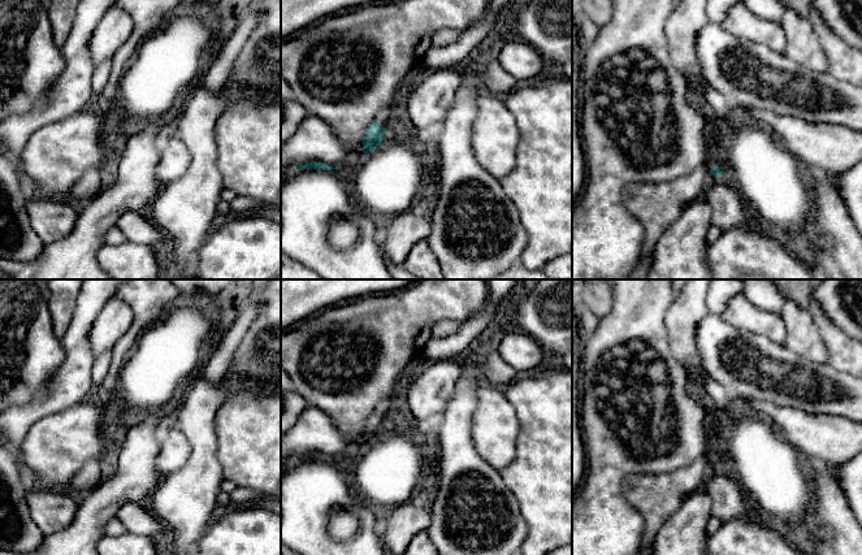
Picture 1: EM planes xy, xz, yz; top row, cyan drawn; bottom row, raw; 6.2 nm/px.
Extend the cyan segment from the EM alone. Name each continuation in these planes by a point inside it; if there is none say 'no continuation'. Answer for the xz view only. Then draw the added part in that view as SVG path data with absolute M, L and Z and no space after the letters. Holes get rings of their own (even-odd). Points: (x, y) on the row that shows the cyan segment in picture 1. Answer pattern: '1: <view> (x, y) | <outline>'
1: xz (384, 116) | M382 108L376 114L374 122L384 126L385 123L387 123L390 121L390 118L393 117L394 113L395 113L395 110L391 108Z

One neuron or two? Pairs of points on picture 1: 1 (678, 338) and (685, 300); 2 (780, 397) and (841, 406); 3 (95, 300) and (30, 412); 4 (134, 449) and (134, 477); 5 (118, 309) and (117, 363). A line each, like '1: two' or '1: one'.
1: one
2: one
3: one
4: one
5: two

